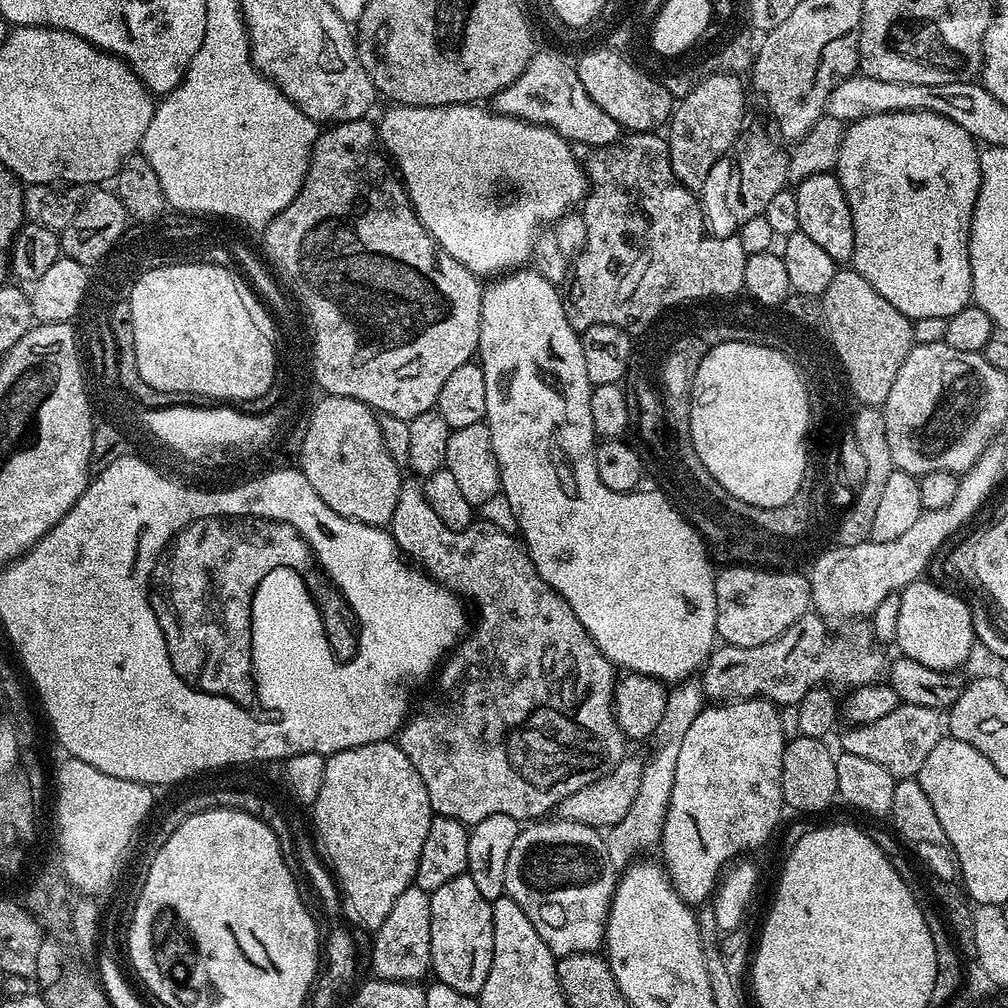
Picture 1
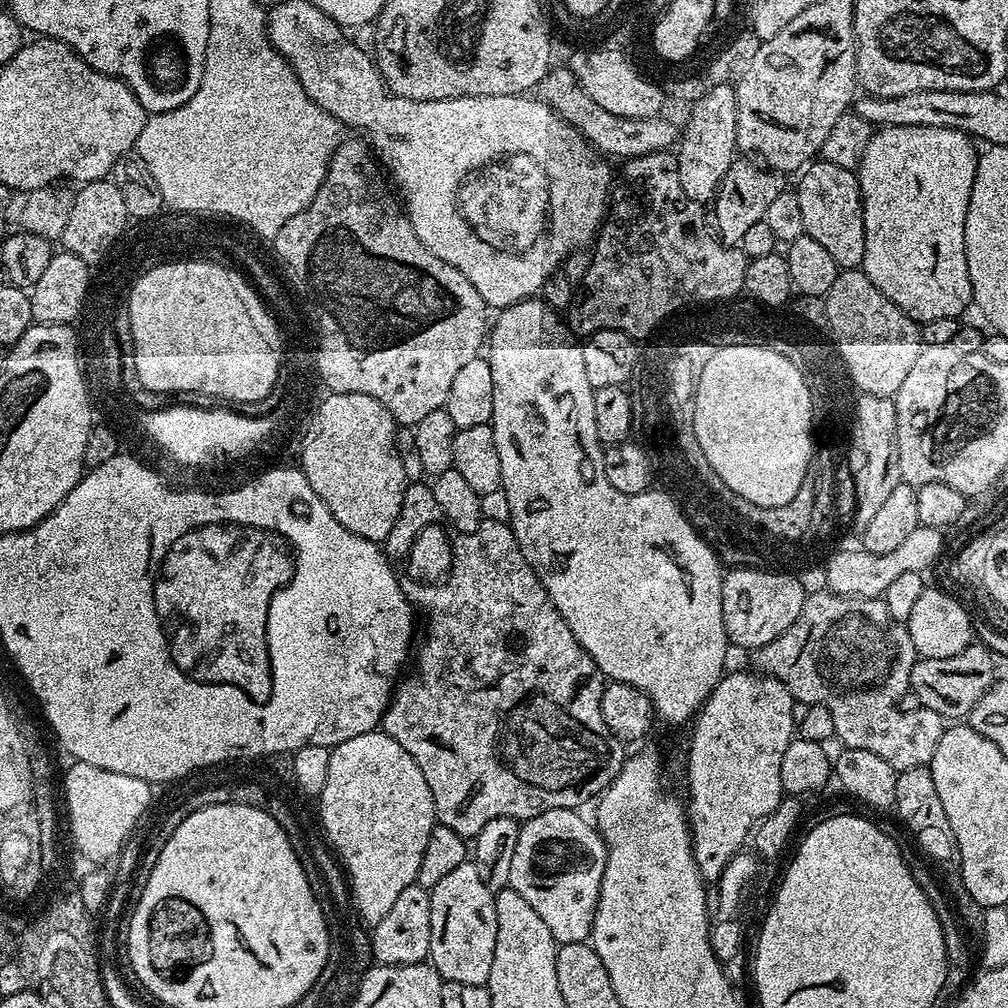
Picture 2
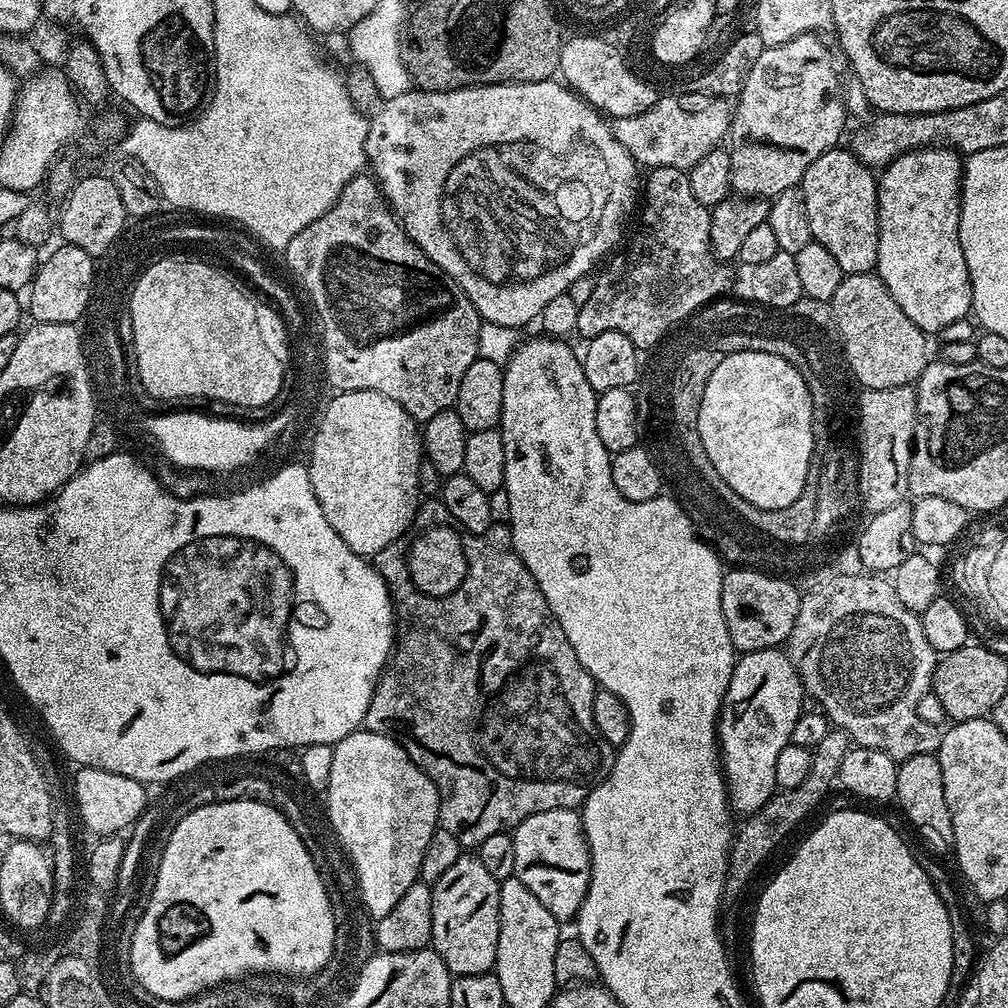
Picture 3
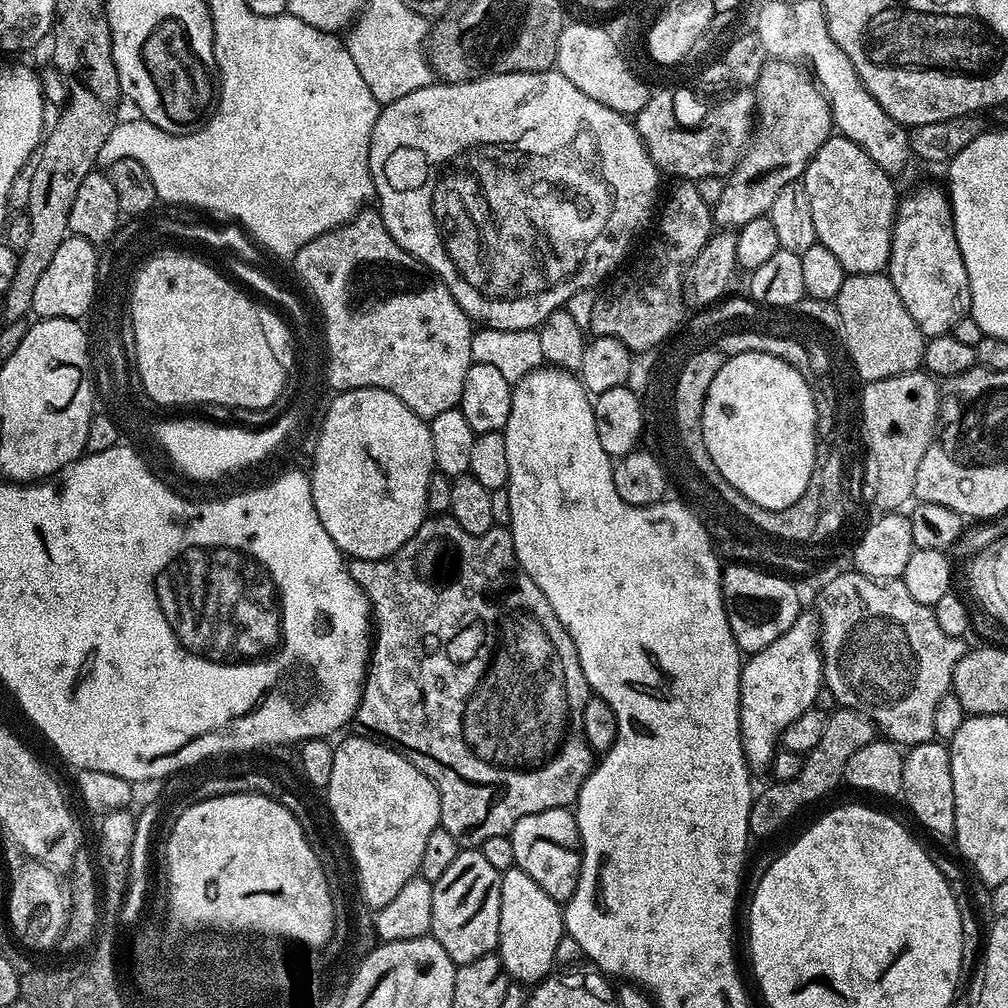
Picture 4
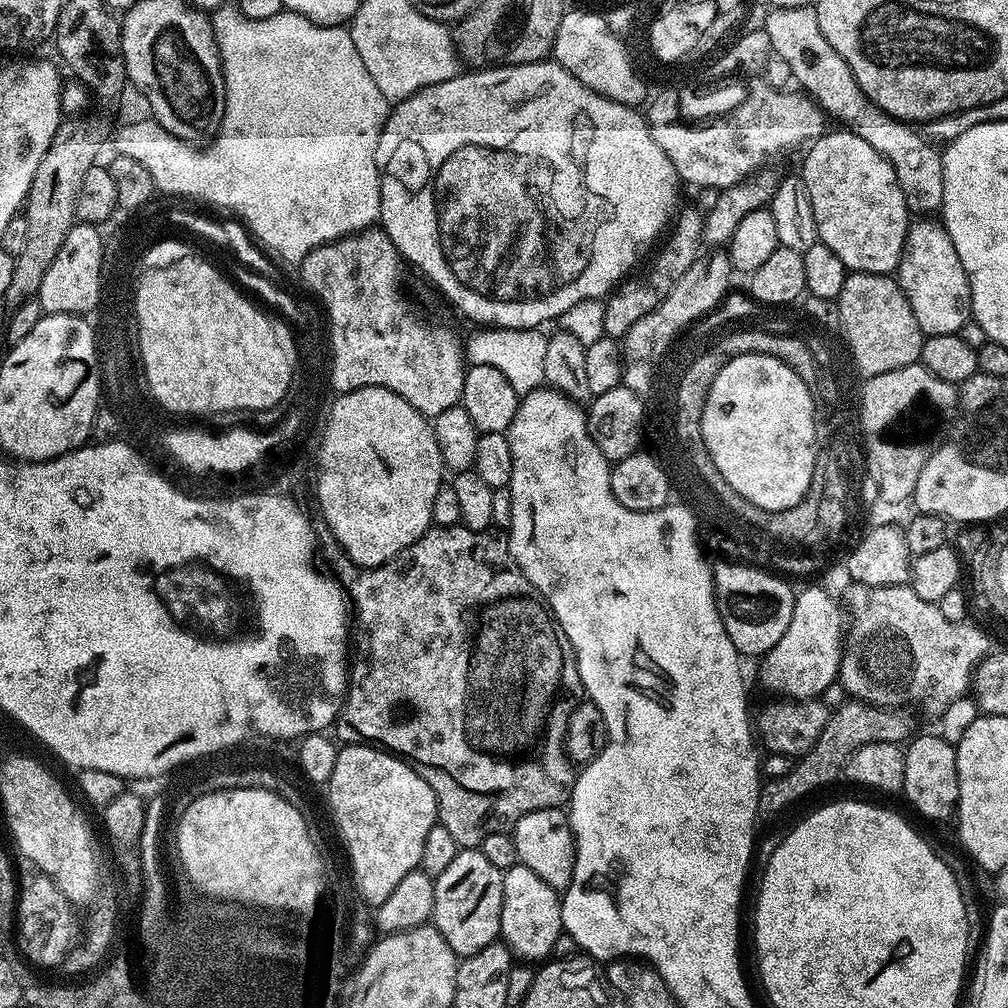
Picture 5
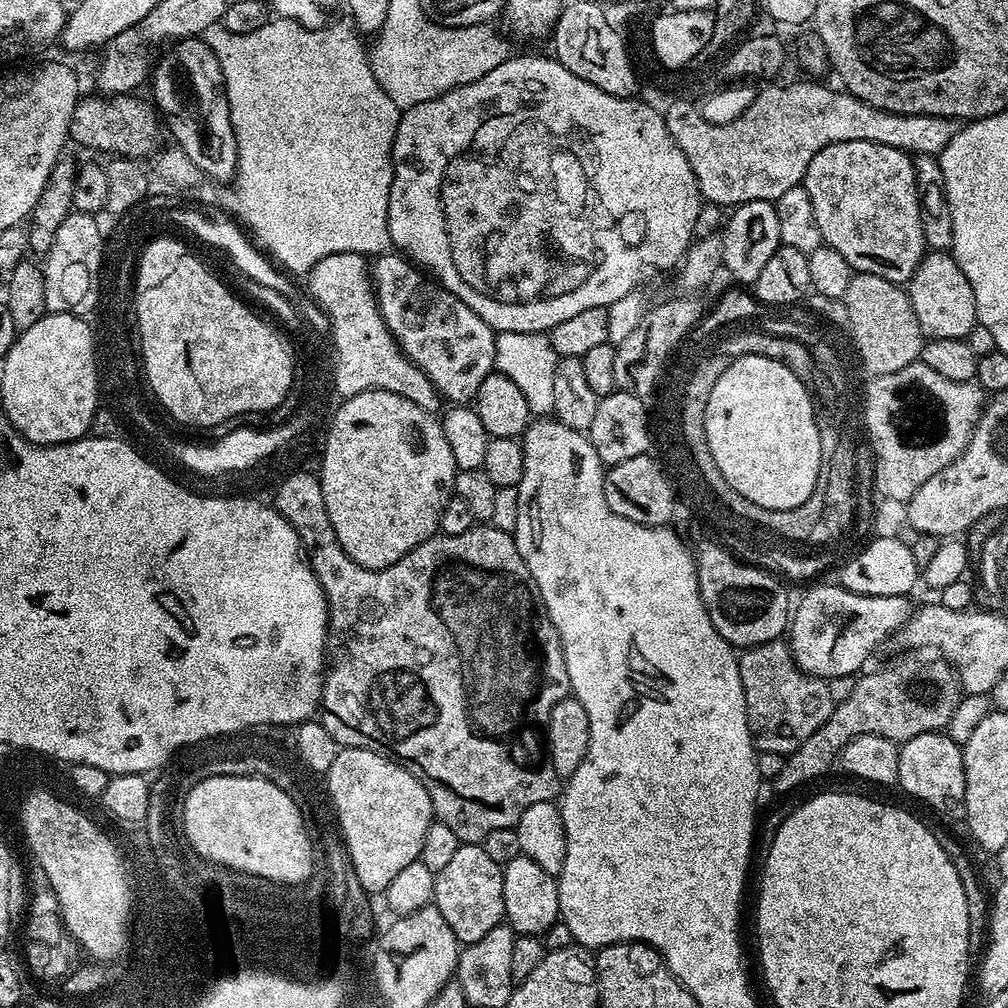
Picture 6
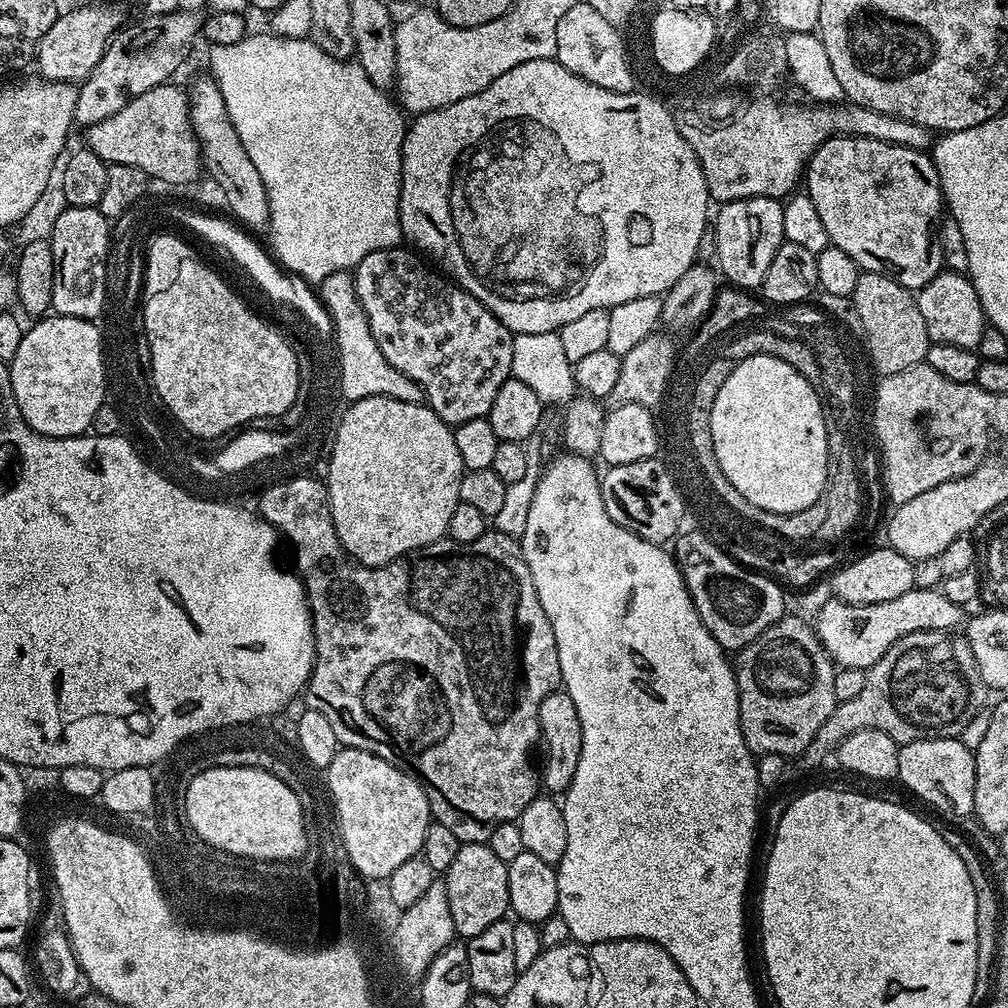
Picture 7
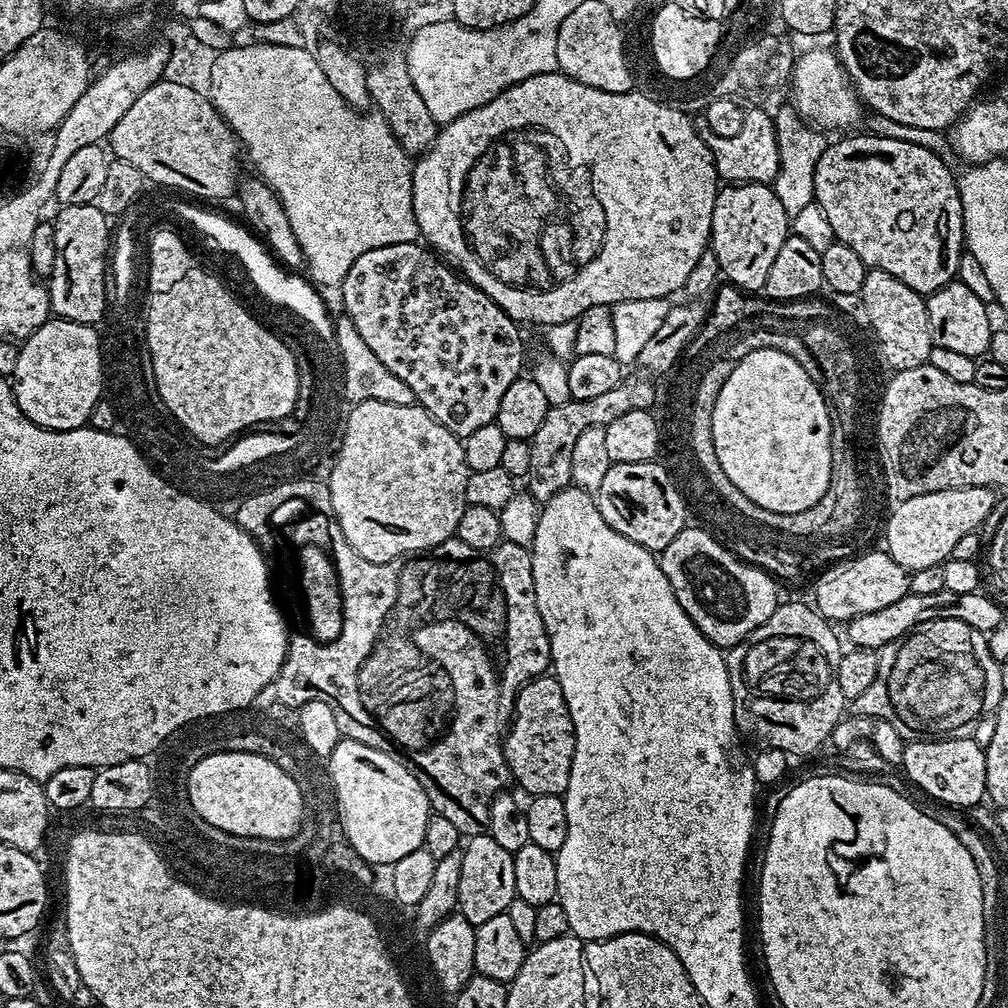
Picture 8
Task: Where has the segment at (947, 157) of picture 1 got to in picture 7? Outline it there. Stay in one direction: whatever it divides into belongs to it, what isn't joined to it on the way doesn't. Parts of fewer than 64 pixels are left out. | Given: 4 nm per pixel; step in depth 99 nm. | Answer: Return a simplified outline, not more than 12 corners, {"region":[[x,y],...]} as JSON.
{"region":[[967,275],[915,297],[931,343],[976,349],[986,327]]}

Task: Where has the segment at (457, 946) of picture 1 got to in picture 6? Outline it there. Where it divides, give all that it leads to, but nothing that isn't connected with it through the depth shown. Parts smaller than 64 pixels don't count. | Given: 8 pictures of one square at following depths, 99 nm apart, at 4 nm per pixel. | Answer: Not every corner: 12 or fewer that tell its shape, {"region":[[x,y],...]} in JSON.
{"region":[[461,843],[435,907],[461,945],[505,919],[504,869]]}

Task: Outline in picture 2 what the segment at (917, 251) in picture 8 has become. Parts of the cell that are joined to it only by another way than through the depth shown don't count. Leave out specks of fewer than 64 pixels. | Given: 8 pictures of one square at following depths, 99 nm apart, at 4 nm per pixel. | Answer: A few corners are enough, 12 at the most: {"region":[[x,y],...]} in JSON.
{"region":[[824,159],[795,185],[804,235],[837,269],[864,263],[857,173]]}

